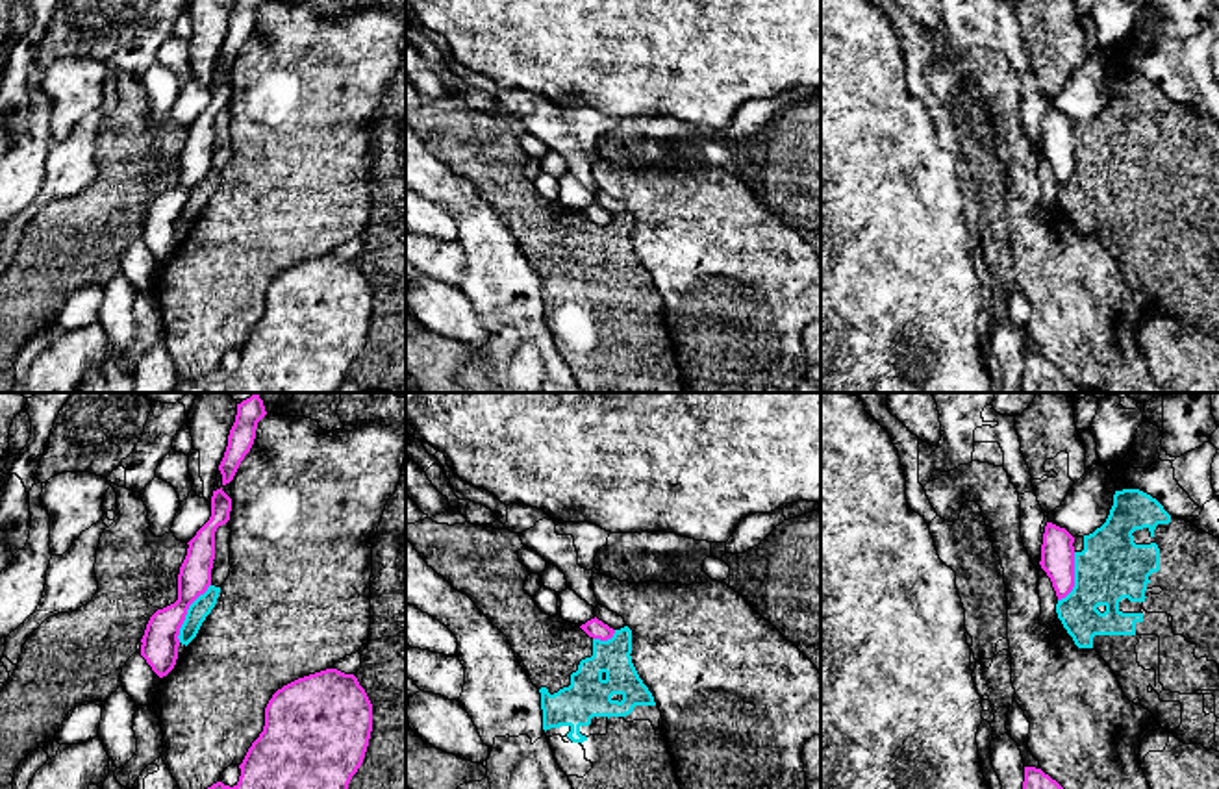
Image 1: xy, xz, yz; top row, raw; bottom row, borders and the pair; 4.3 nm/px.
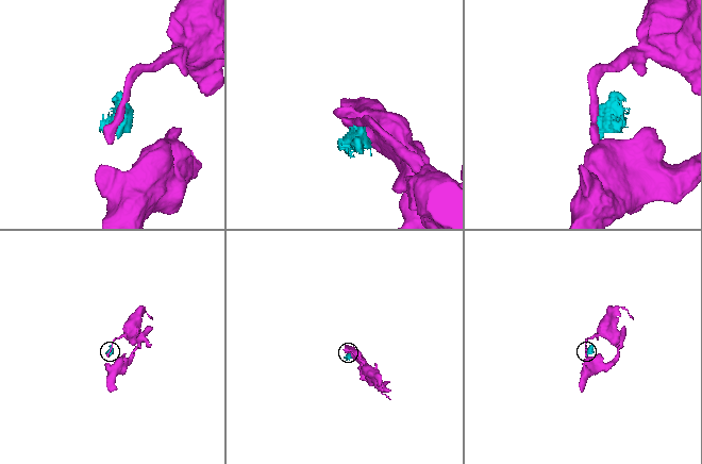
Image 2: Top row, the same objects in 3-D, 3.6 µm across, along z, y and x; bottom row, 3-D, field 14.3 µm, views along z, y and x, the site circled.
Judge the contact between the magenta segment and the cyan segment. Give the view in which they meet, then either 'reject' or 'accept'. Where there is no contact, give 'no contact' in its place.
xy | reject

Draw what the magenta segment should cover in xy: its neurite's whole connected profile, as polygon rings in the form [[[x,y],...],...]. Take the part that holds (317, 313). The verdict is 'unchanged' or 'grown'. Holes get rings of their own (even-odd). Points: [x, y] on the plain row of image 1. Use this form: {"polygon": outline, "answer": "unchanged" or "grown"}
{"polygon": [[[326,254],[278,274],[239,367],[183,380],[172,393],[335,393],[363,348],[372,289],[354,259]]], "answer": "unchanged"}

